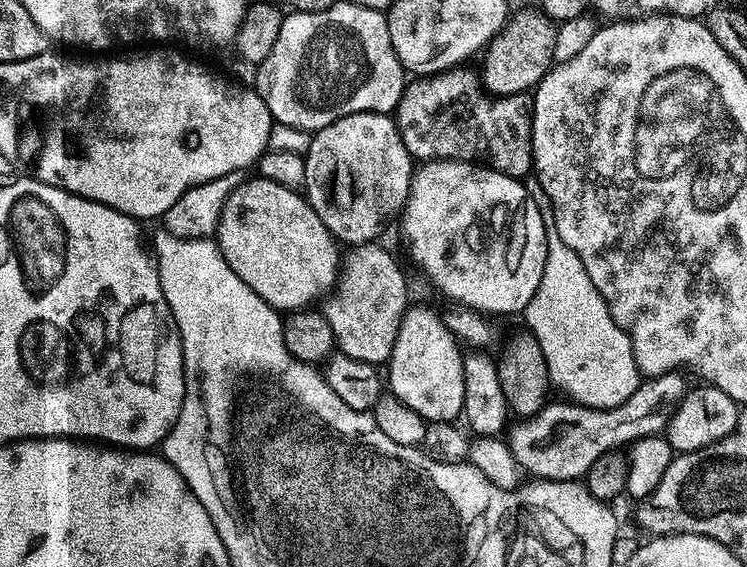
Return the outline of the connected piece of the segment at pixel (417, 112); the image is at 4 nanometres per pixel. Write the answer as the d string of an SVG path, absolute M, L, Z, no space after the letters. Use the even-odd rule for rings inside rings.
M468 66L449 68L447 72L435 72L433 76L421 76L413 81L413 84L411 81L405 87L394 113L397 130L413 161L470 160L517 178L523 178L533 171L531 95L493 98L486 91L481 77L477 73L475 76Z

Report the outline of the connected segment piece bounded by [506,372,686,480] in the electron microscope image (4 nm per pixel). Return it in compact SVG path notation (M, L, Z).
M667 372L645 379L622 402L613 408L586 408L583 404L549 402L533 416L517 419L507 429L508 448L529 477L541 480L580 480L587 477L590 466L607 452L632 445L635 440L663 433L673 410L686 391L683 375Z

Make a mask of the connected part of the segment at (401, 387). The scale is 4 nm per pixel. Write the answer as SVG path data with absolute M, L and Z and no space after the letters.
M420 304L417 306L409 306L404 312L404 317L402 322L398 326L398 338L394 342L394 350L390 354L388 363L386 365L386 371L388 371L388 376L386 372L386 384L390 387L391 395L397 396L406 406L410 406L410 410L414 410L425 422L446 422L447 420L455 421L457 417L463 413L464 410L464 356L458 345L458 338L456 334L452 331L451 327L435 312L432 308L427 308L426 305Z

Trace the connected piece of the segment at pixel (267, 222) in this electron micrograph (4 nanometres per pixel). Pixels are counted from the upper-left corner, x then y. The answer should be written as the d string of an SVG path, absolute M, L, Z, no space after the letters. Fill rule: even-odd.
M247 178L226 198L214 239L230 270L271 308L307 308L336 281L342 259L338 241L297 189L255 179Z

